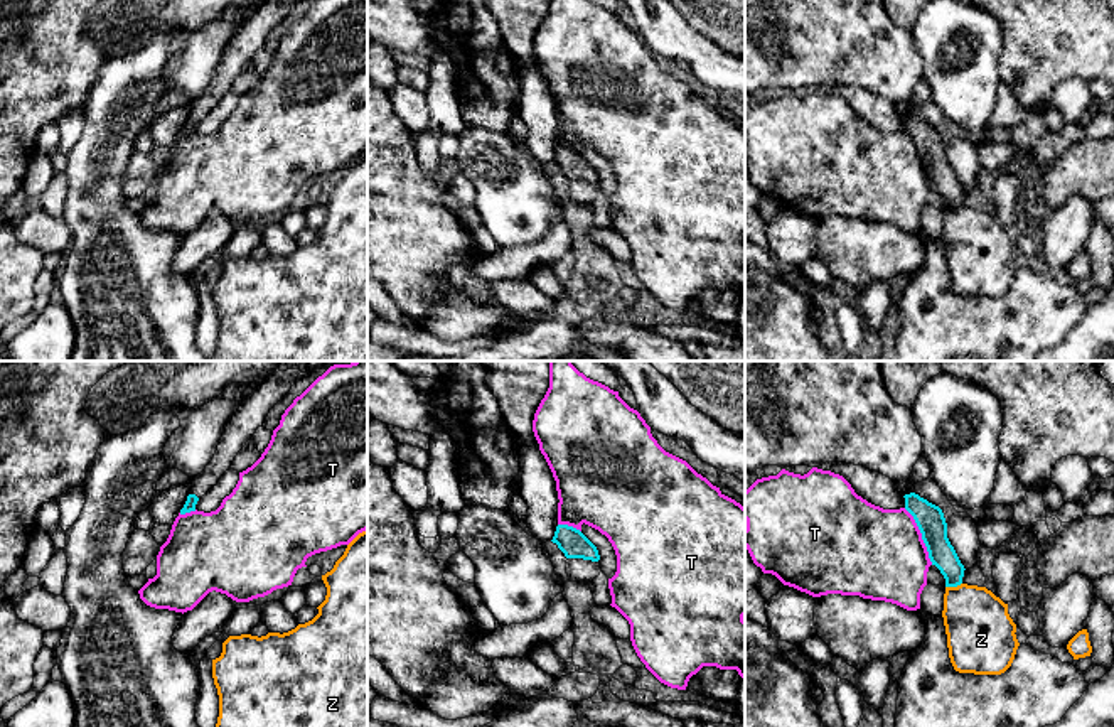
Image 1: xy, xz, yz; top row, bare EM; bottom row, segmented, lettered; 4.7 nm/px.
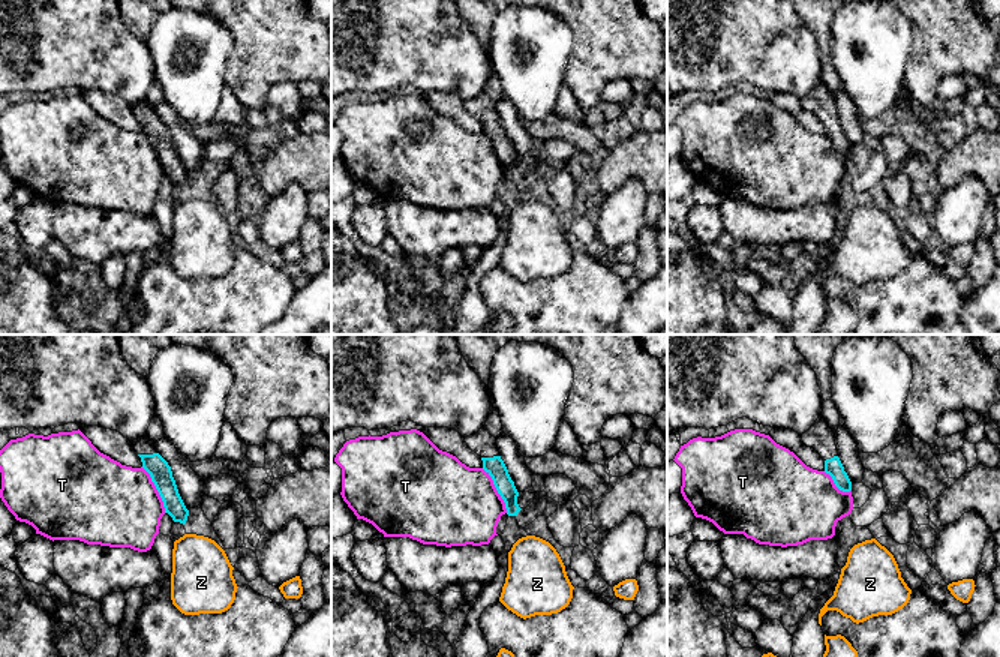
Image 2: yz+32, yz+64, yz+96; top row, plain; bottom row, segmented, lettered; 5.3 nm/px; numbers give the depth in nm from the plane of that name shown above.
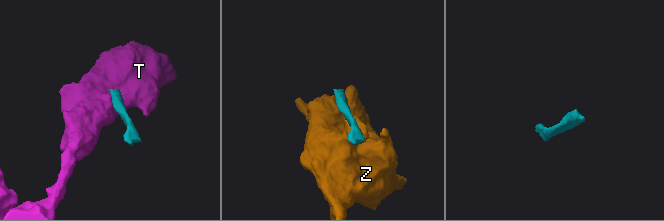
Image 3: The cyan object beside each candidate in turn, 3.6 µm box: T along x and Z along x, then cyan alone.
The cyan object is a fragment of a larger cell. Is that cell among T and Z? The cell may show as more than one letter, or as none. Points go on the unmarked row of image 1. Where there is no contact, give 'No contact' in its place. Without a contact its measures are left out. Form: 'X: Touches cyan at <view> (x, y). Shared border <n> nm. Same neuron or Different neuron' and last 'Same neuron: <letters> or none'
T: Touches cyan at yz (922, 159). Shared border 300 nm. Different neuron
Z: Touches cyan at yz (953, 208). Shared border 80 nm. Different neuron
Same neuron: none

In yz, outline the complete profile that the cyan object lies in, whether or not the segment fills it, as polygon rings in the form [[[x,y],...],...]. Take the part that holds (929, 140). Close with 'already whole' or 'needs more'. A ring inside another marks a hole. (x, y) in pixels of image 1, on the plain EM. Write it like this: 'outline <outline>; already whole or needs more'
outline [[[907,103],[900,108],[905,115],[905,132],[913,138],[922,155],[932,187],[944,197],[945,209],[961,207],[966,191],[947,160],[947,145],[942,132],[920,120],[915,113],[915,105]]]; needs more

